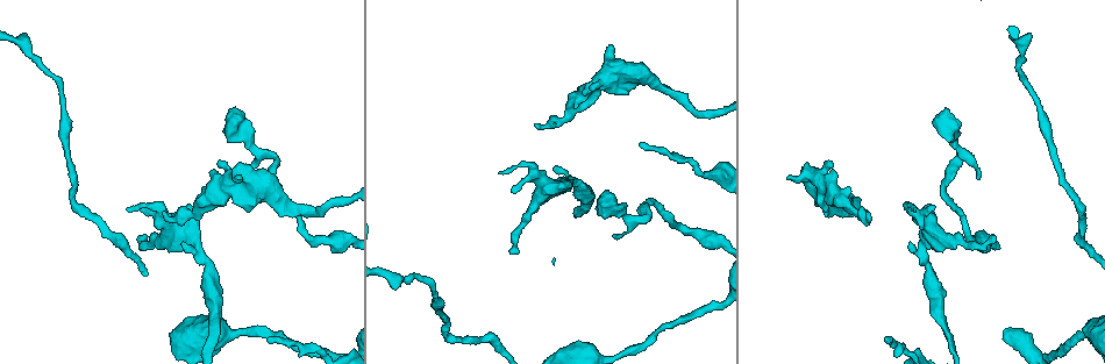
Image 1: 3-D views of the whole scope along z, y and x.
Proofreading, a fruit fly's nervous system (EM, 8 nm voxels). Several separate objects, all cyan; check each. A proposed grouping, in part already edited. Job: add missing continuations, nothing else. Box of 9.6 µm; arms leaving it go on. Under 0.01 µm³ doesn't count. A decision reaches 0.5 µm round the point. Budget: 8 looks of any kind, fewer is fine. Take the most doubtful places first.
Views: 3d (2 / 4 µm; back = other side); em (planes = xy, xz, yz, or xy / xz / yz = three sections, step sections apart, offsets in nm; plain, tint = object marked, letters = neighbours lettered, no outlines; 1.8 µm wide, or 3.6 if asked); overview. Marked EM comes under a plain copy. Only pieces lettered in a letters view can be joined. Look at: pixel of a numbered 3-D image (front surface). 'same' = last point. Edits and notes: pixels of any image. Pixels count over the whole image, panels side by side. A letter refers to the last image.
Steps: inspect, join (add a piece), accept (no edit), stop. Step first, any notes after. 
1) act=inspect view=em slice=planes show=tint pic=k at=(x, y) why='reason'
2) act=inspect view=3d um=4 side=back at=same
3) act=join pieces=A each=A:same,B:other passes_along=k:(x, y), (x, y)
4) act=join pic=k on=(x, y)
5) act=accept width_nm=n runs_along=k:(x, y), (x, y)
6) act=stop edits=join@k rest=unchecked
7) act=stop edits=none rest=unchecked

act=inspect view=em slice=planes show=letters pic=1 at=(536, 124) why='free end'

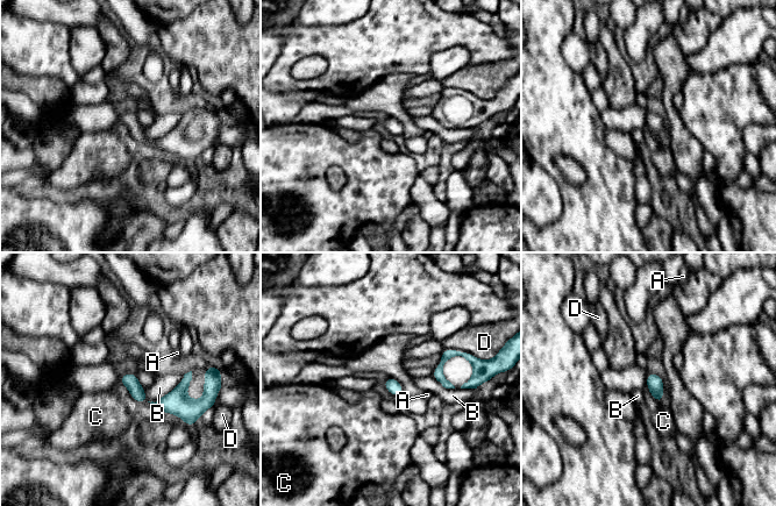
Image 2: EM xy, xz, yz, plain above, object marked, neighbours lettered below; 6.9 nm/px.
act=accept each=A:other,B:other,C:other,D:other border=2:(184, 375), (175, 387), (158, 399) found='none of them fits'

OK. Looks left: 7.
act=inspect view=3d um=2 pic=1 at=(139, 235) why='branch stops here'

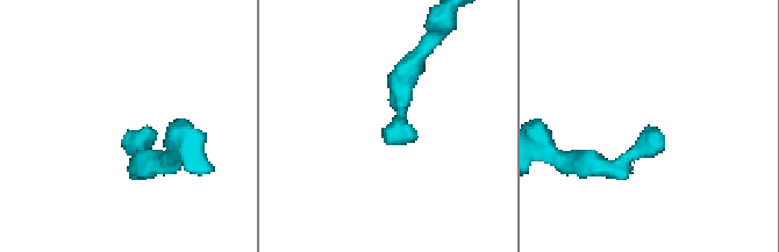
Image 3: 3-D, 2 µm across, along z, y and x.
act=inspect view=em um=3.6 slice=planes show=letters pic=3 at=(662, 139) why='need the tissue'

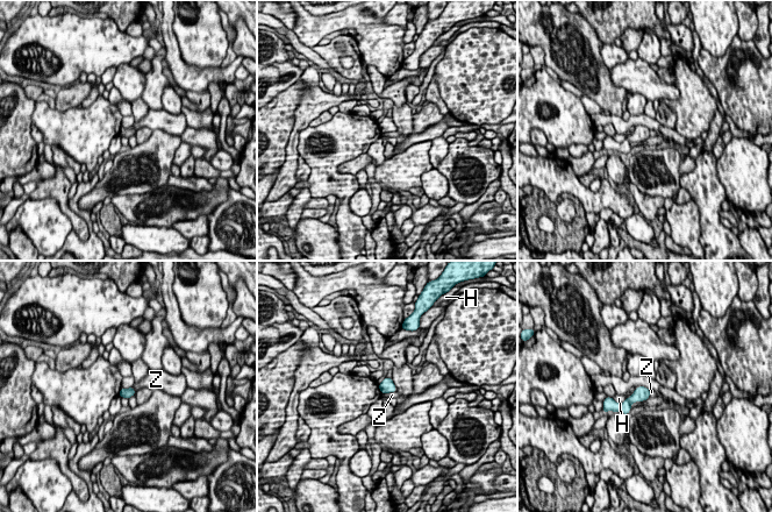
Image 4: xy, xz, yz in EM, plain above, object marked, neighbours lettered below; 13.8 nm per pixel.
act=accept longest_contact=H:220nm each=H:other,Z:other found='none of them fits'

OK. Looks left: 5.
act=inspect view=3d um=4 pic=1 at=(270, 336) why='end of a long branch'

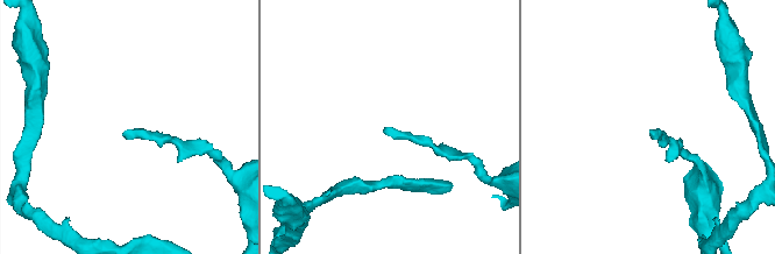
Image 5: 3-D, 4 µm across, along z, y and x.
act=inspect view=em slice=yz step=16 show=tint pic=5 at=(651, 129) why='need the tissue'

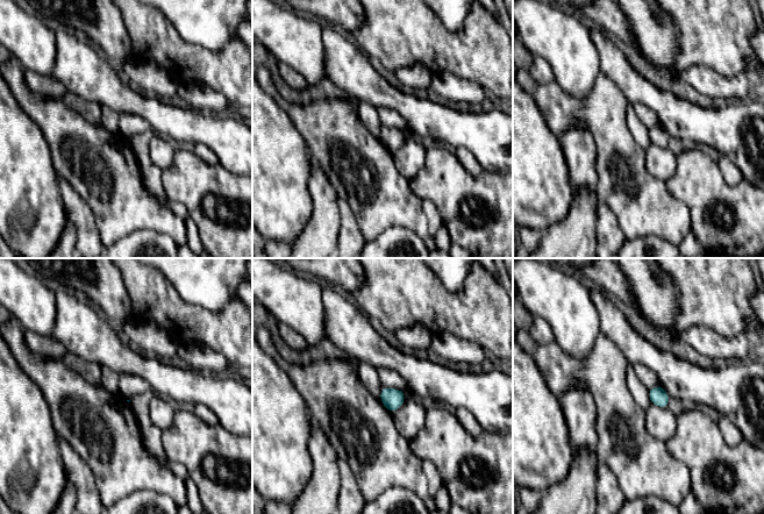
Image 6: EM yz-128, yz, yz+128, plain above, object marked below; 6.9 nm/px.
act=inspect view=em slice=planes show=letters at=same why='another direction'

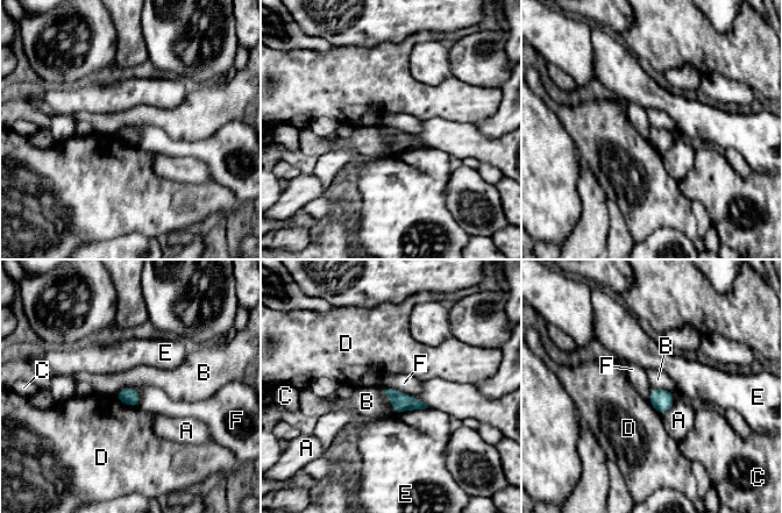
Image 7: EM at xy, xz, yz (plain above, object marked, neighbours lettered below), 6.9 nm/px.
act=accept each=A:other,B:other,C:other,D:other,E:other,F:other border=7:(382, 387), (392, 387), (407, 394) found='no lettered piece goes on from it'

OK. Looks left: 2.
act=stop edits=none rest=unchecked

